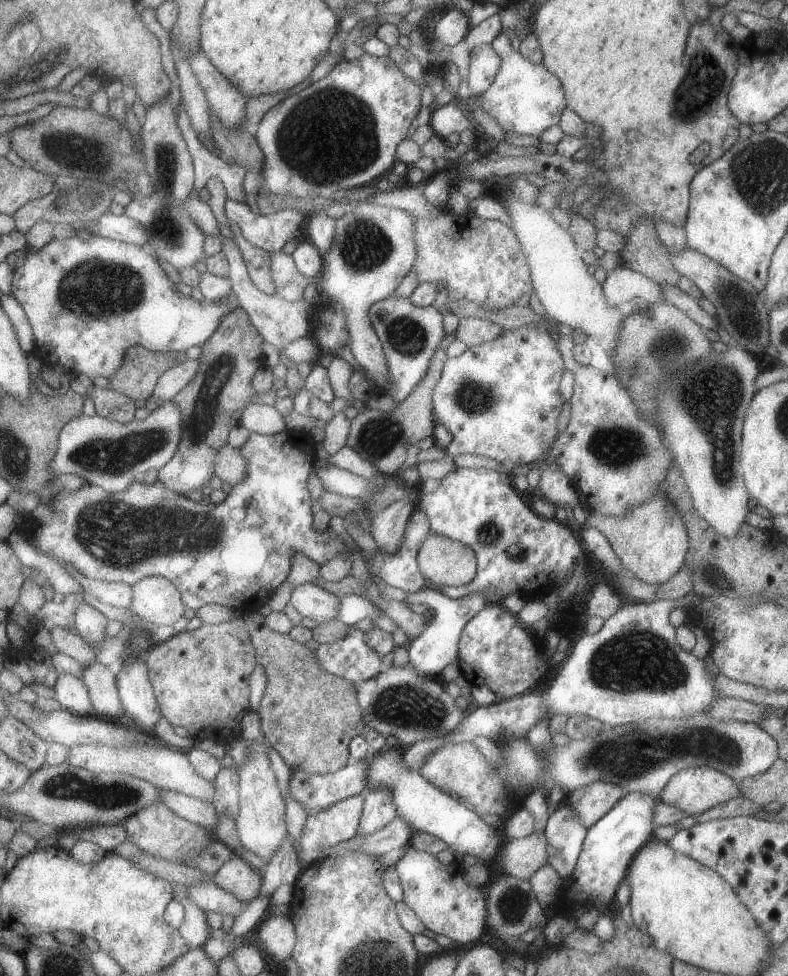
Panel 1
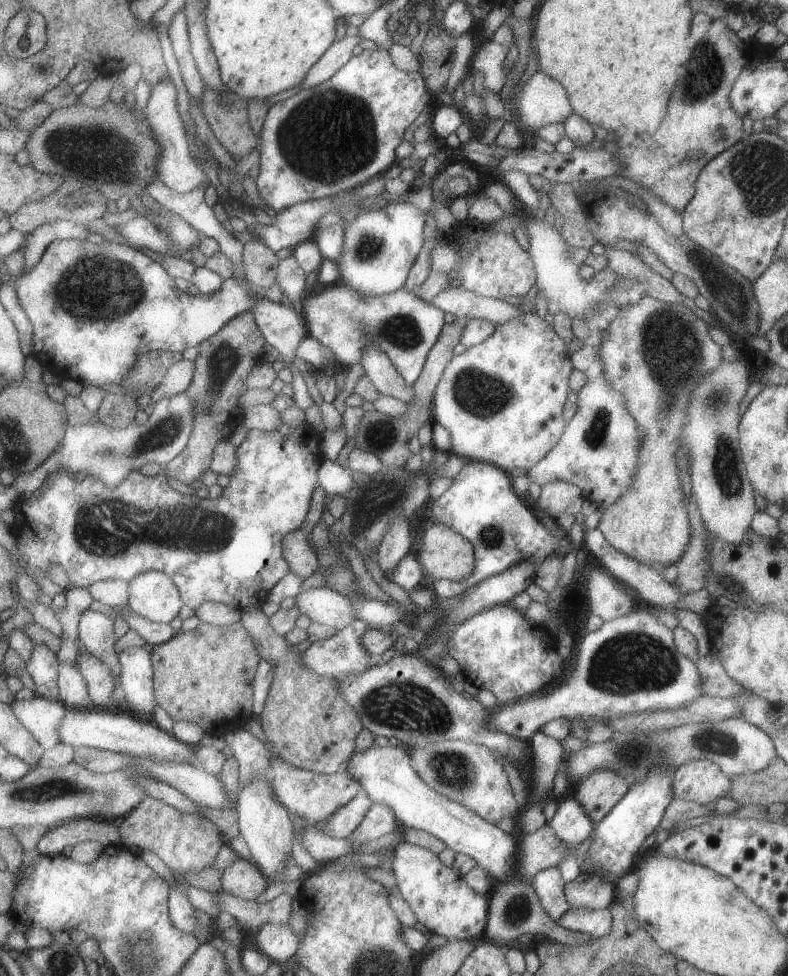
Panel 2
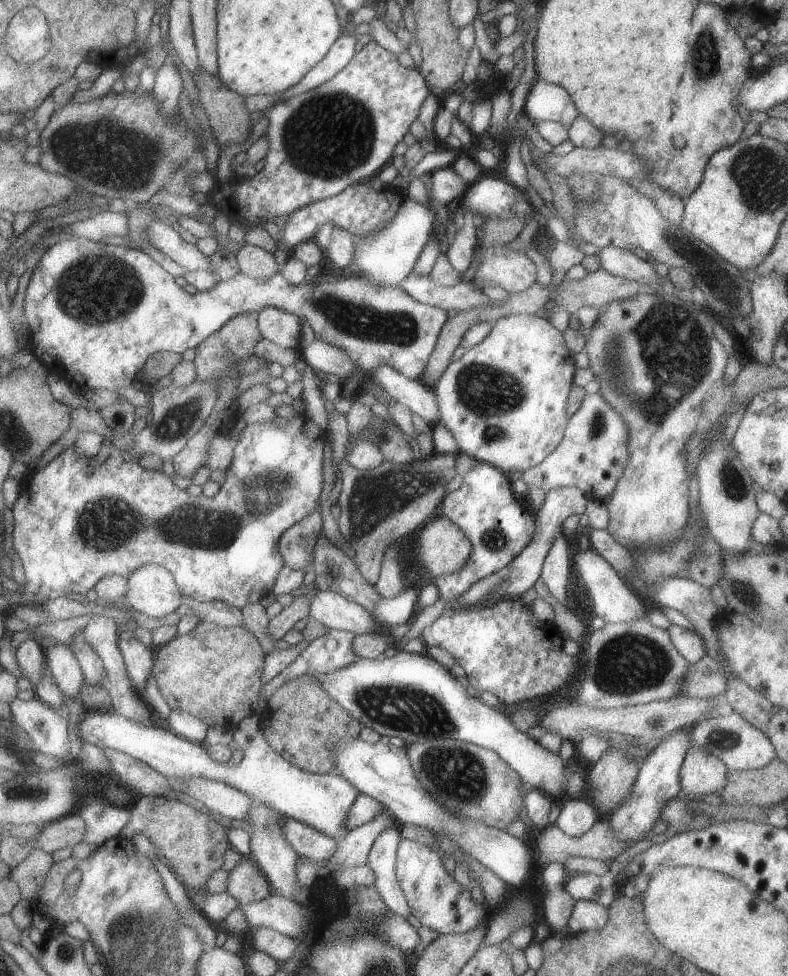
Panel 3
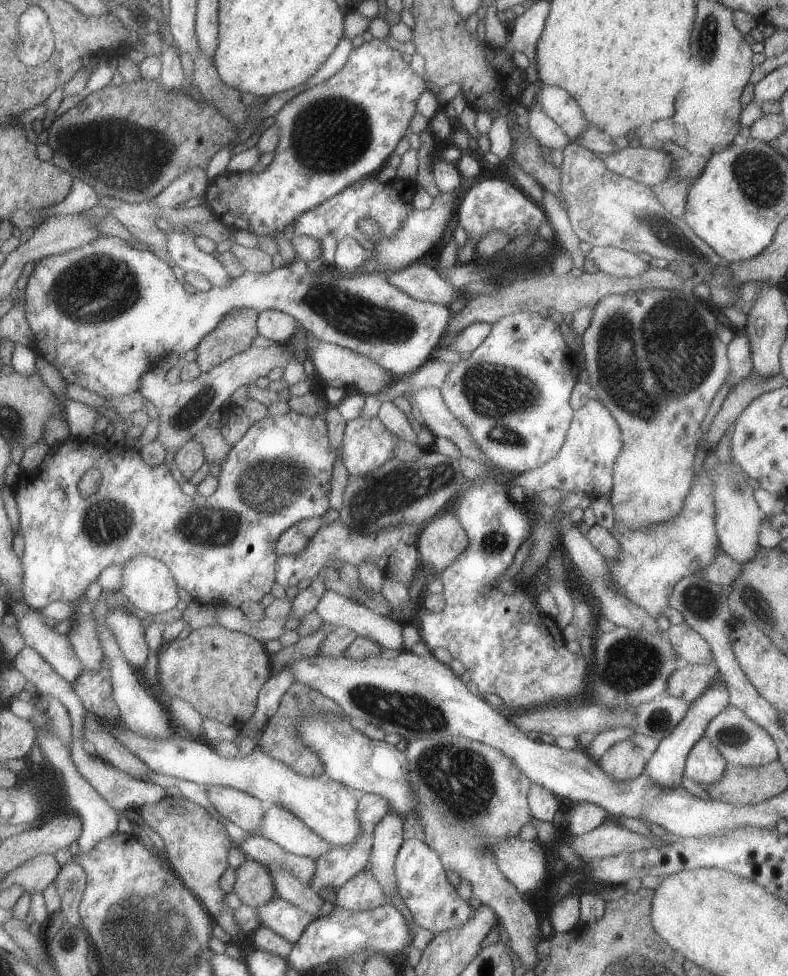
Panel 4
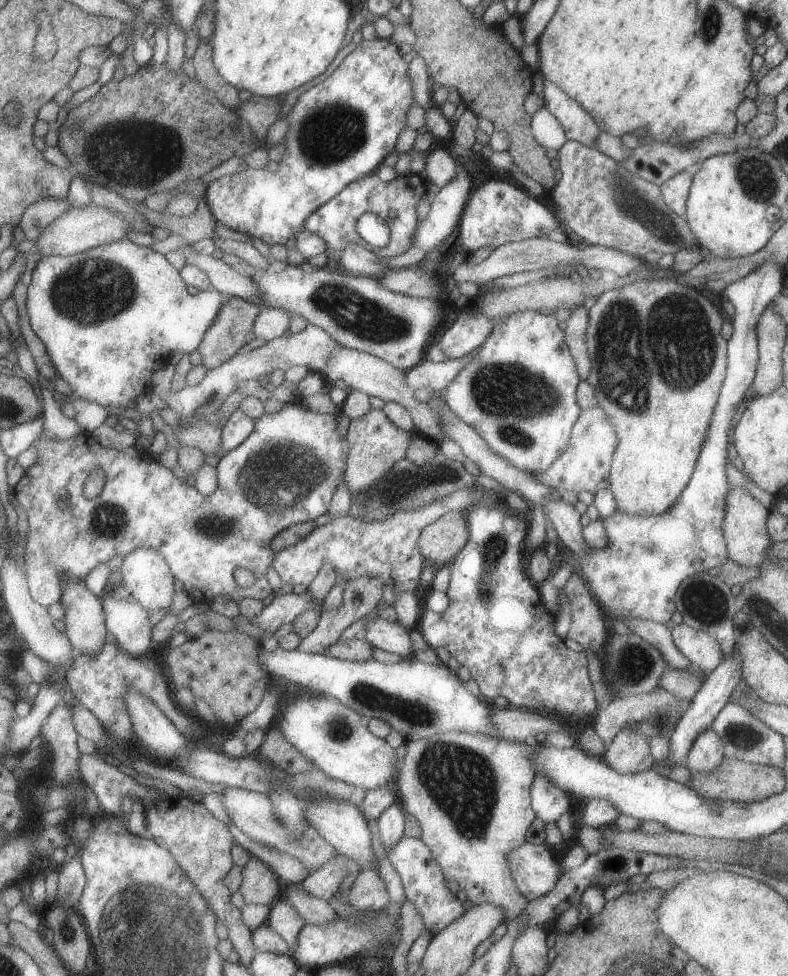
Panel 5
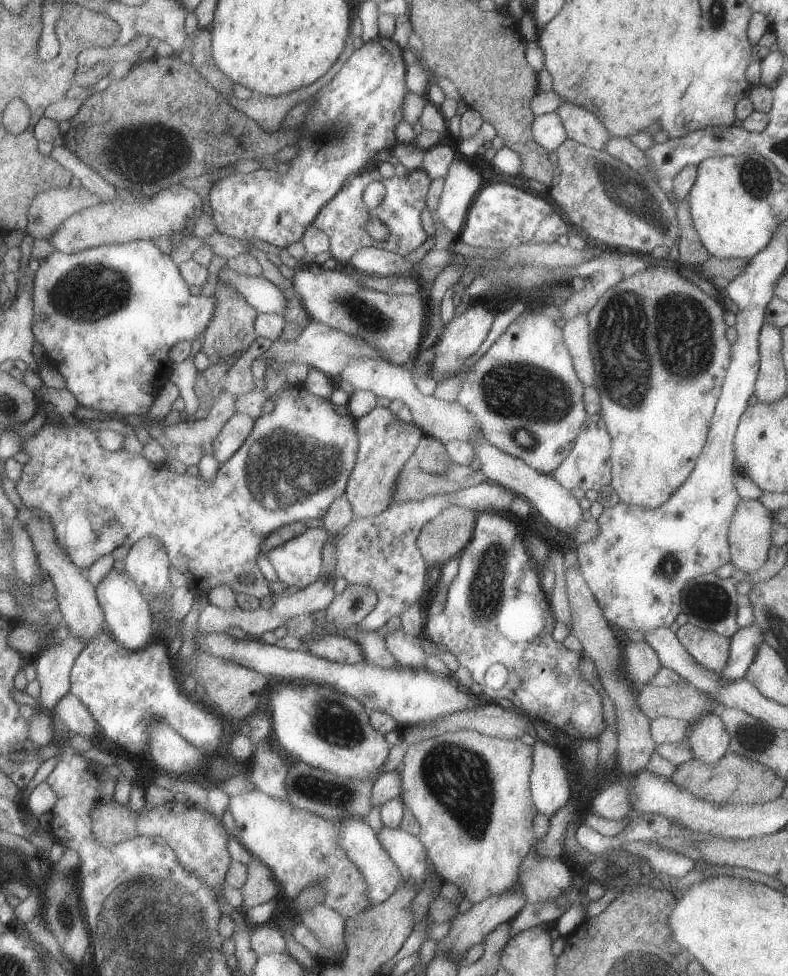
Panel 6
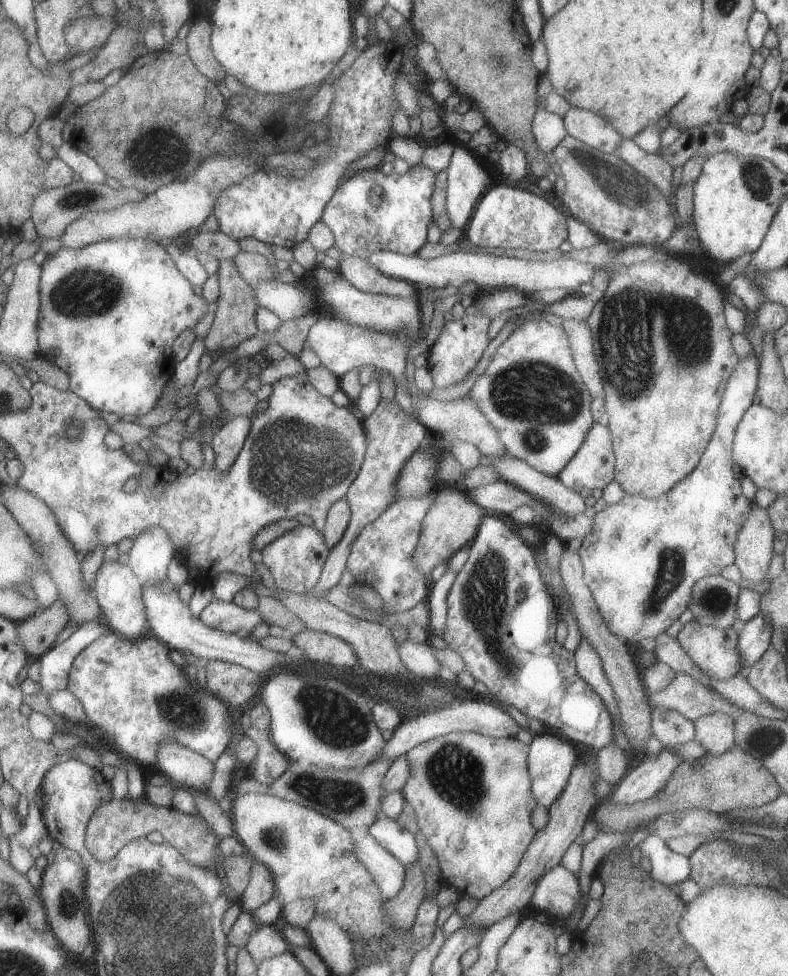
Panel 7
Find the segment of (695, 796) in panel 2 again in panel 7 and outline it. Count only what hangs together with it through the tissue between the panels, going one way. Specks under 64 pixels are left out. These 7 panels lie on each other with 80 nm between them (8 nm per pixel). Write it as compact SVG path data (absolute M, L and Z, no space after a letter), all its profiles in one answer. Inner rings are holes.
M711 713L693 721L697 741L705 751L705 755L719 756L734 745L733 720L728 715Z

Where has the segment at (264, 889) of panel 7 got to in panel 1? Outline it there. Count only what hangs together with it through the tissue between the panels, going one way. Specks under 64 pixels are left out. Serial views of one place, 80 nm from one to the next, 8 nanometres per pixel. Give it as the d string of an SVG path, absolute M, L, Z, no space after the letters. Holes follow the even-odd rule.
M235 851L213 880L220 888L247 904L261 895L264 884L263 874L257 871L244 855Z

